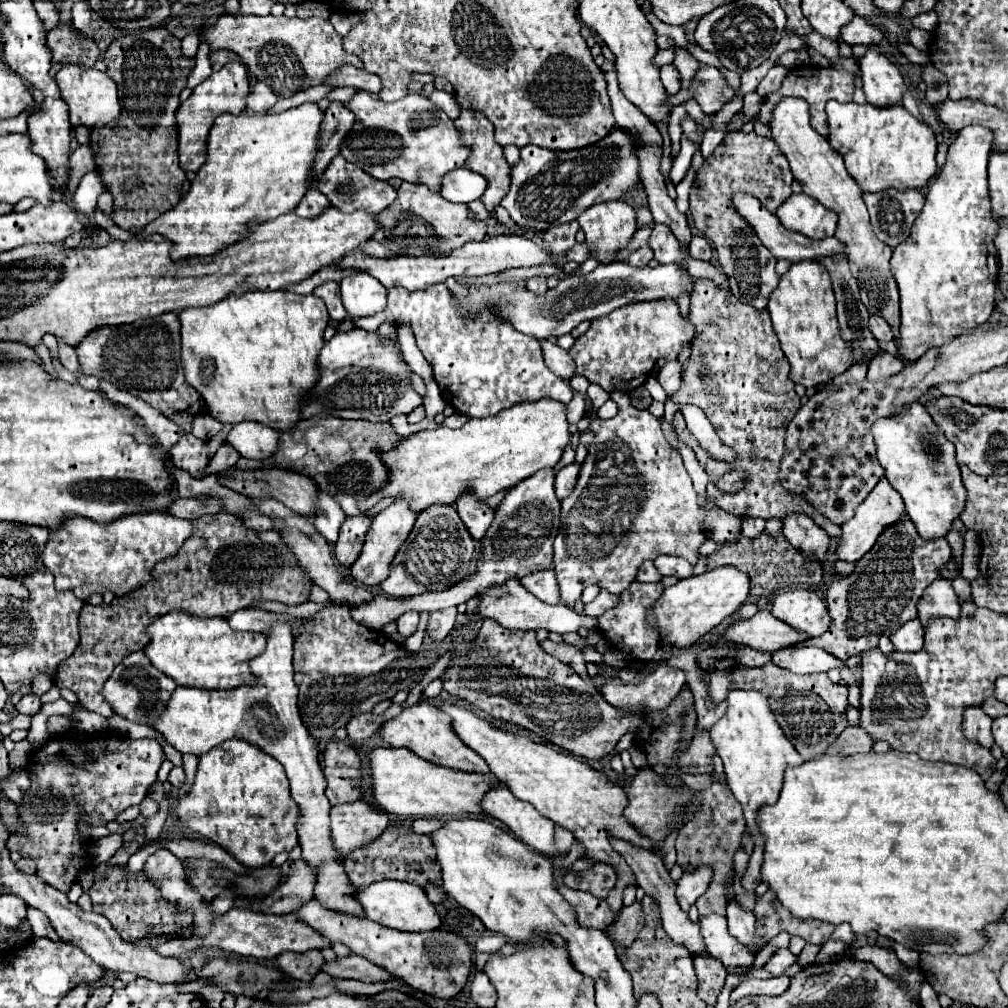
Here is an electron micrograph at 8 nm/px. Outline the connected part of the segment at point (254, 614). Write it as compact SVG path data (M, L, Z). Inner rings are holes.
M238 609L226 617L228 625L236 631L262 631L270 619L274 619L274 613L262 609Z

